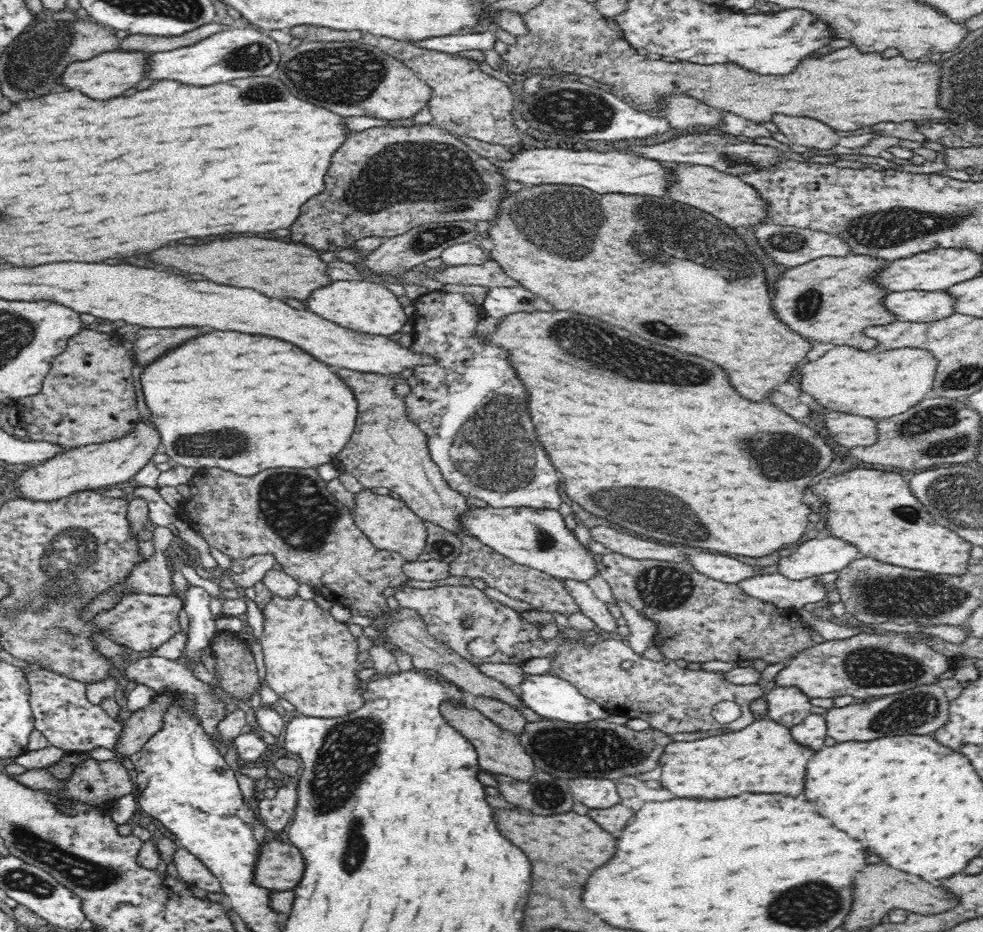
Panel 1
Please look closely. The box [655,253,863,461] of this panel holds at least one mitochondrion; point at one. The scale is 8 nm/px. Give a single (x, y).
(809, 303)

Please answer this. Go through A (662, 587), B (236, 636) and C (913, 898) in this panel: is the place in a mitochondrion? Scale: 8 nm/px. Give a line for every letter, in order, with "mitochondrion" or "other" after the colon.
A: mitochondrion
B: other
C: other

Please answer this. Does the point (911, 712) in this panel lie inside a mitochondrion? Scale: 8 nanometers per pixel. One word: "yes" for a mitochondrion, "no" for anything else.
yes

